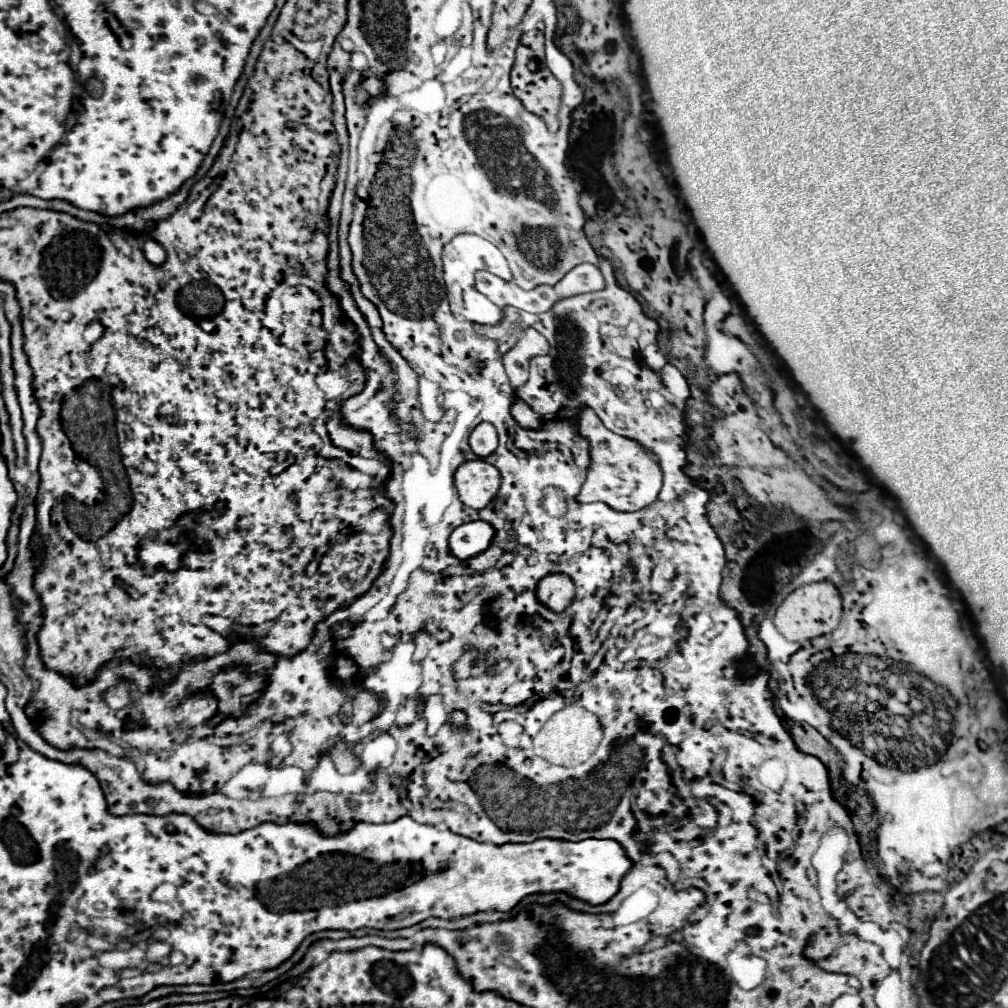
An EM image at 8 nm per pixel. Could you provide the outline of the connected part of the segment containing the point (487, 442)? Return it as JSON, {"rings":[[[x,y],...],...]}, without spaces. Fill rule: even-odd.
{"rings":[[[479,423],[469,439],[471,450],[477,457],[487,457],[497,449],[497,431],[491,423]]]}

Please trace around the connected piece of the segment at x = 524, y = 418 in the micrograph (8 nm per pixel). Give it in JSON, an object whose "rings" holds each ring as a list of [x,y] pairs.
{"rings":[[[515,401],[511,405],[511,415],[523,429],[536,429],[540,425],[540,417],[523,401]]]}

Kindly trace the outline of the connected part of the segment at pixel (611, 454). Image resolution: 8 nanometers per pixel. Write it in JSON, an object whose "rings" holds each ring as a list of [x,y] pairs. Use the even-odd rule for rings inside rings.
{"rings":[[[563,407],[557,415],[559,419],[569,419],[575,423],[577,431],[581,437],[589,439],[589,471],[587,471],[587,481],[583,483],[583,489],[579,493],[581,503],[591,503],[591,501],[603,501],[615,511],[639,511],[647,505],[651,505],[659,491],[661,491],[661,469],[647,449],[643,449],[637,441],[625,439],[609,431],[601,419],[595,415],[591,407],[581,407],[581,409],[571,409]]]}

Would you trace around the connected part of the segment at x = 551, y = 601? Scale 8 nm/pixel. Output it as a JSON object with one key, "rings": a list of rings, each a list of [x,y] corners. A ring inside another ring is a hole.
{"rings":[[[565,573],[545,575],[545,579],[541,579],[537,585],[537,599],[541,599],[541,603],[555,613],[561,613],[565,607],[569,607],[574,595],[575,585]]]}

